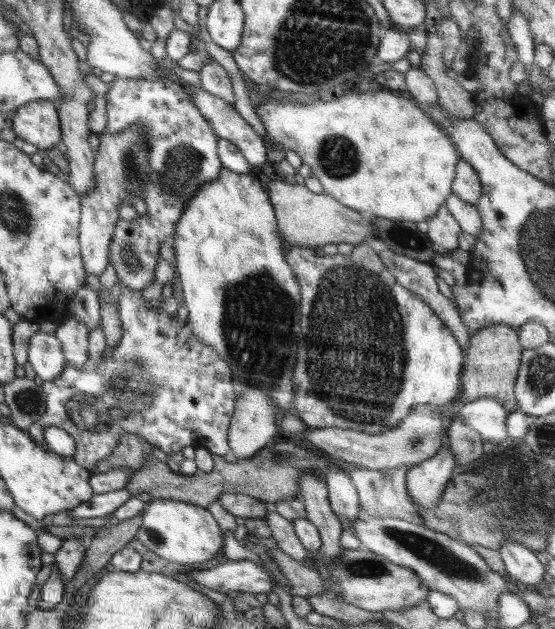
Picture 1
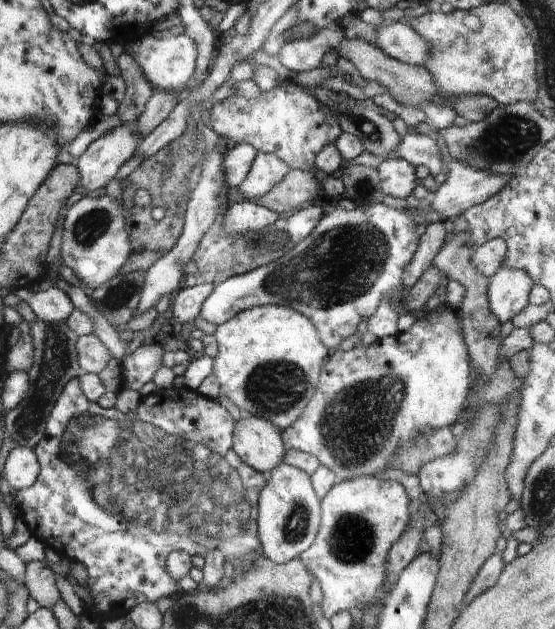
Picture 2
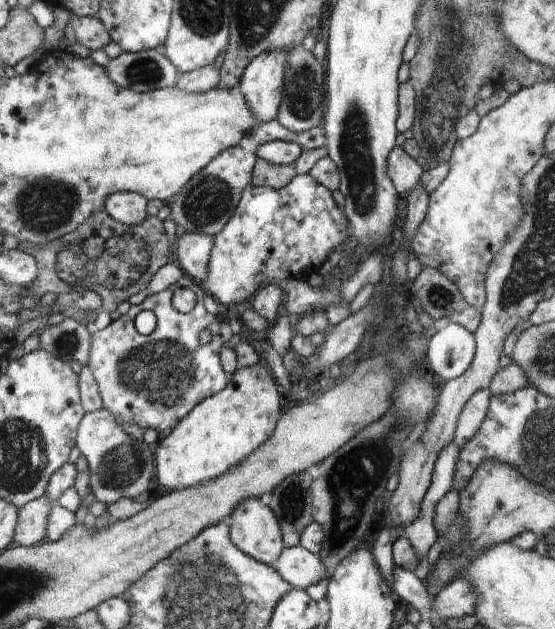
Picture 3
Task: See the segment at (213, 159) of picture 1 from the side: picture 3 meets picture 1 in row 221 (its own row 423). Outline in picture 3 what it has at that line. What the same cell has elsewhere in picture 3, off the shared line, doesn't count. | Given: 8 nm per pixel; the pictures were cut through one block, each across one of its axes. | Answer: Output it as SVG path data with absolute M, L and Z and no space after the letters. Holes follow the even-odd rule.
M182 275L172 286L162 292L146 296L138 305L132 305L124 315L111 321L109 326L97 331L91 328L90 350L88 366L96 380L102 399L103 408L116 419L118 426L123 428L129 424L139 425L142 430L153 428L162 436L168 435L174 426L184 418L197 404L206 398L220 392L227 382L228 376L220 364L219 352L224 344L219 332L219 324L216 315L205 308L203 304L206 291L191 276ZM176 288L188 288L196 294L196 306L187 314L179 312L172 305L172 294ZM142 310L150 310L156 316L156 327L149 335L142 335L134 327L134 318ZM209 331L211 340L202 344L199 338L200 332Z

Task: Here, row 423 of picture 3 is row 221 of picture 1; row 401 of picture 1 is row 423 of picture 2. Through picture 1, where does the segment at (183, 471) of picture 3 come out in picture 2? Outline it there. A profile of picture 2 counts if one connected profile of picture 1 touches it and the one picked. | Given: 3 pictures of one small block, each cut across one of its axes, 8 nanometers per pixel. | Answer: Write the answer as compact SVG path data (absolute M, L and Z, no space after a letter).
M256 306L242 310L234 318L218 325L214 336L218 342L218 354L213 358L212 373L220 383L219 396L232 400L240 408L243 418L262 417L280 431L294 424L310 402L320 369L331 352L322 342L312 320L286 306Z

